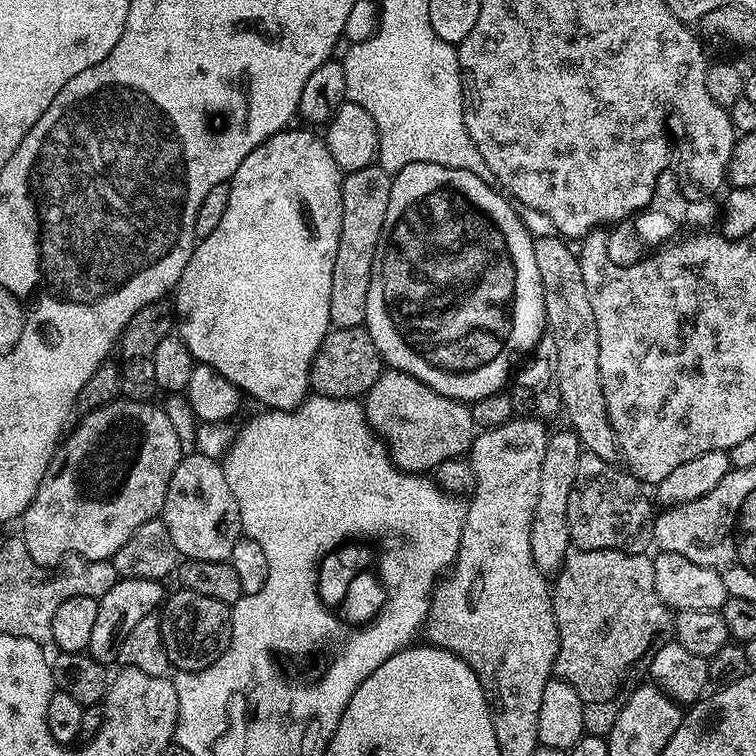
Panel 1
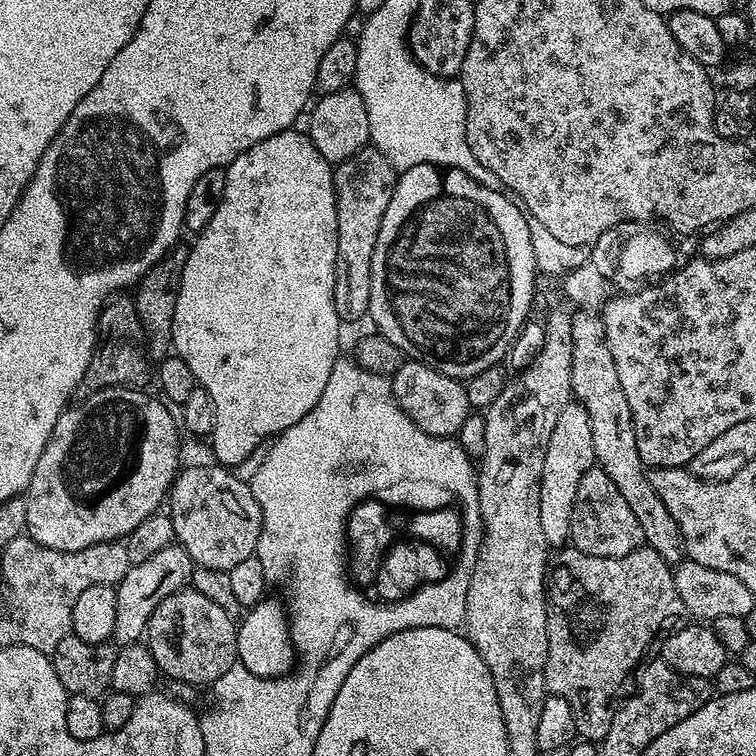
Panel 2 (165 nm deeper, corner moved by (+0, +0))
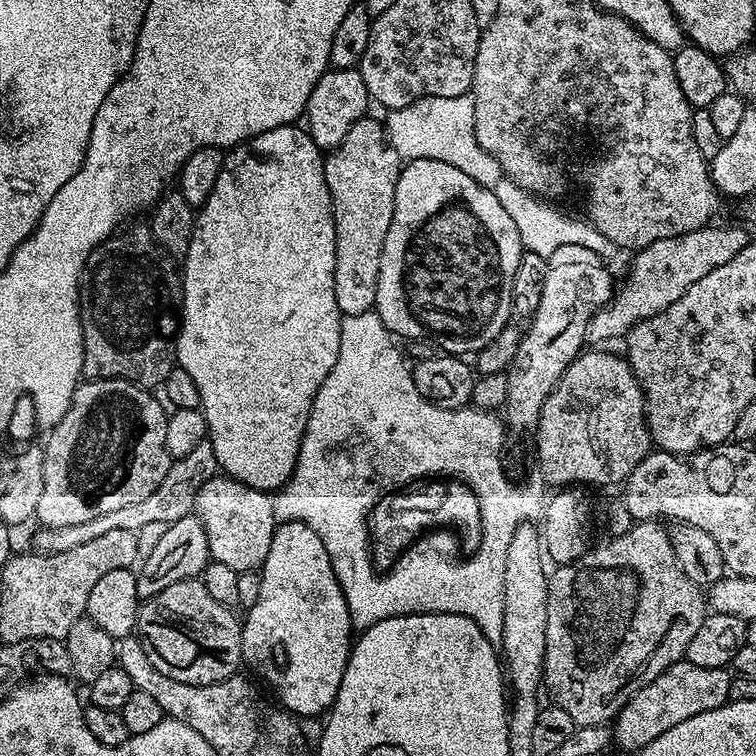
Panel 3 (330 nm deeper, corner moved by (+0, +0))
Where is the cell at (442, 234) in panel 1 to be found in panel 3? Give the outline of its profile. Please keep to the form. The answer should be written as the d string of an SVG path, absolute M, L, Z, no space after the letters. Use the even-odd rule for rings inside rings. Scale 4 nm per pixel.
M409 160L400 169L398 190L394 194L394 218L390 222L390 230L386 230L386 242L382 246L382 262L378 270L378 294L374 310L380 315L389 332L397 337L404 336L405 341L434 338L438 341L438 346L448 351L448 355L467 357L490 346L490 342L494 342L494 337L510 323L512 316L510 286L514 286L514 270L518 270L521 255L522 245L518 238L518 226L514 226L510 214L506 214L506 209L502 207L502 202L498 202L493 189L484 188L478 182L474 182L474 178L470 178L470 174L462 174L458 166L450 166L437 160Z

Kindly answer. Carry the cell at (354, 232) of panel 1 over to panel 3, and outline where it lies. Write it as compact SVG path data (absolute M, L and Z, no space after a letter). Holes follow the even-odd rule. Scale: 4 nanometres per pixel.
M365 118L354 122L340 145L324 156L336 235L334 298L338 301L341 317L366 314L376 307L382 246L394 218L394 194L398 190L401 167L398 150L394 150L388 141L379 119Z

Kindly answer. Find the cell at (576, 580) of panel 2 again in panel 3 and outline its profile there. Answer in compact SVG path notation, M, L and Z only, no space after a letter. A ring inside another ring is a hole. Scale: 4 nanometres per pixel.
M642 520L633 523L632 527L626 531L613 535L613 540L608 540L605 544L593 547L584 553L574 562L561 564L548 577L548 605L546 606L546 654L544 655L544 682L543 687L550 695L551 703L557 704L570 718L574 718L576 727L585 728L586 726L607 725L613 719L613 709L608 709L608 700L611 696L616 696L628 684L628 679L651 658L656 652L656 647L664 640L664 635L675 626L676 620L692 620L696 622L705 615L706 596L702 591L701 585L696 584L682 570L678 558L674 554L674 546L668 537L668 528L663 523L656 520Z

